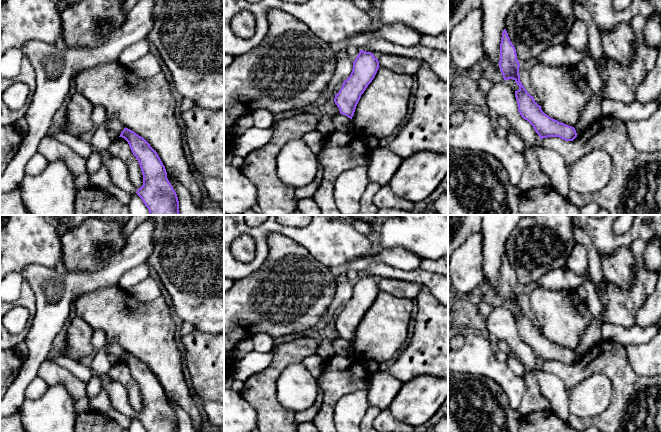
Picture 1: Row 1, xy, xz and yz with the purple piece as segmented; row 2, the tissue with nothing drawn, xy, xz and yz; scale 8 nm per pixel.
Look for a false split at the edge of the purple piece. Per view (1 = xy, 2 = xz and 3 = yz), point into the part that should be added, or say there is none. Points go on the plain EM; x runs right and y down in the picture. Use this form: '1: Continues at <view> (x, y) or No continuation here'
1: No continuation here
2: No continuation here
3: No continuation here

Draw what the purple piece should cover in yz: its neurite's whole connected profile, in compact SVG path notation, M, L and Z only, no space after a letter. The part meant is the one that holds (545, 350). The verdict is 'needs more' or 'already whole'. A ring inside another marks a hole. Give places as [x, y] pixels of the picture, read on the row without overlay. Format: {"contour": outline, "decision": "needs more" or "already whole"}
{"contour": "M504 253L500 267L499 292L505 305L513 303L519 310L519 313L515 315L515 321L521 341L533 350L540 363L559 361L565 365L573 365L577 361L575 352L549 341L542 335L541 330L522 309L519 291L516 273Z", "decision": "already whole"}

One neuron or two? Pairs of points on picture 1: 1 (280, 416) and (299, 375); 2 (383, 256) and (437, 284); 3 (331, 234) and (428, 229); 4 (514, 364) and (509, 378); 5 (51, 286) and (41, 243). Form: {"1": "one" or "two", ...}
{"1": "two", "2": "two", "3": "two", "4": "two", "5": "two"}

